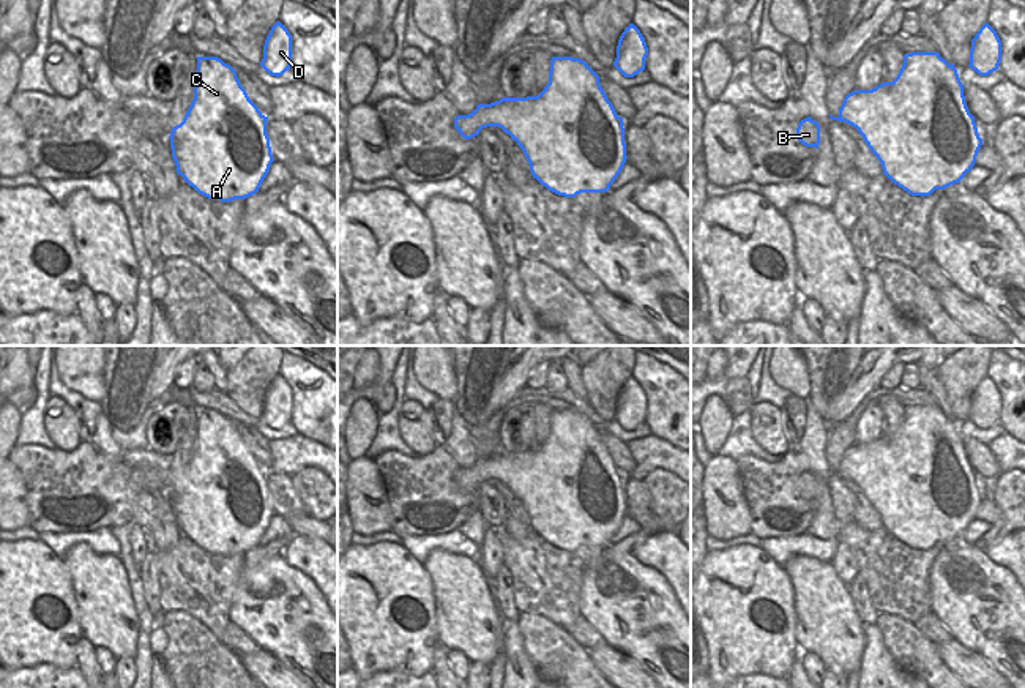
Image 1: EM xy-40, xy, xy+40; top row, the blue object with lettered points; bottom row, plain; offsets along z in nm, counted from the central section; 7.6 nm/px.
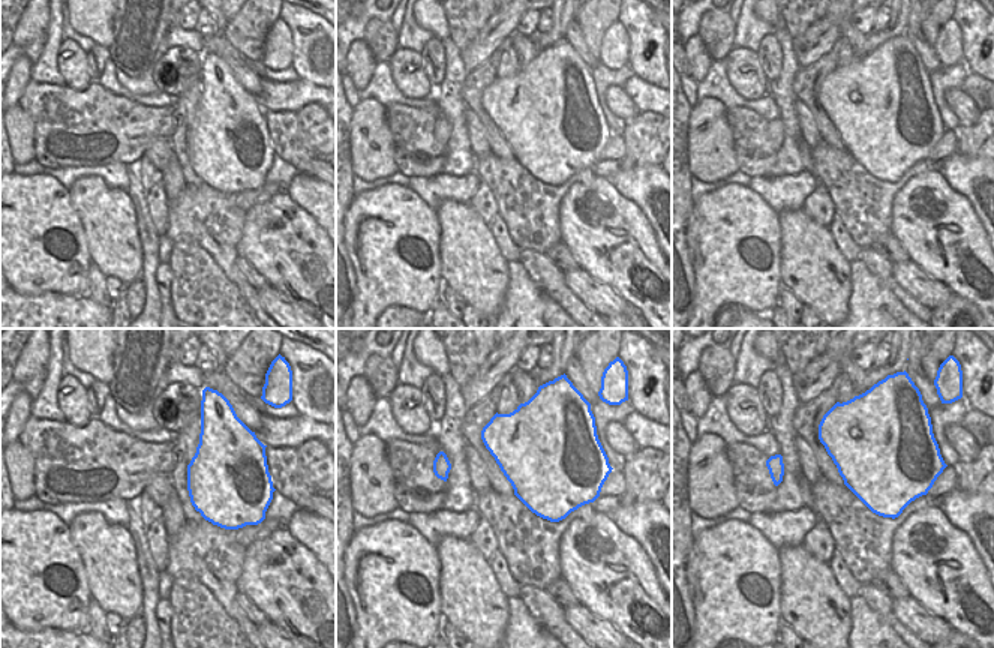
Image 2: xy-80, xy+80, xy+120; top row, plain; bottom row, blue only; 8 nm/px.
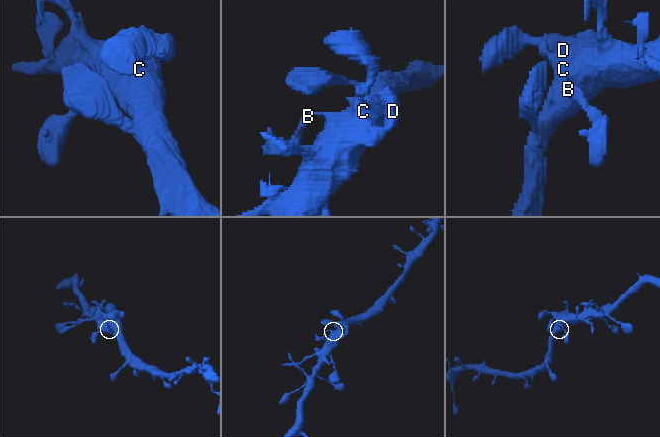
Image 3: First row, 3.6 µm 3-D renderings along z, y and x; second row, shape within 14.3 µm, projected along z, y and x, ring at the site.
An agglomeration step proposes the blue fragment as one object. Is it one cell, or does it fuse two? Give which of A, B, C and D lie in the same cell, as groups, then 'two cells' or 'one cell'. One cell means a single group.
A B C D; one cell

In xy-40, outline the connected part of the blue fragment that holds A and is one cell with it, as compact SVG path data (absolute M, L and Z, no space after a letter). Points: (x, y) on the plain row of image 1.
M197 410L194 453L169 489L177 527L221 555L259 546L274 514L266 475L230 418Z

